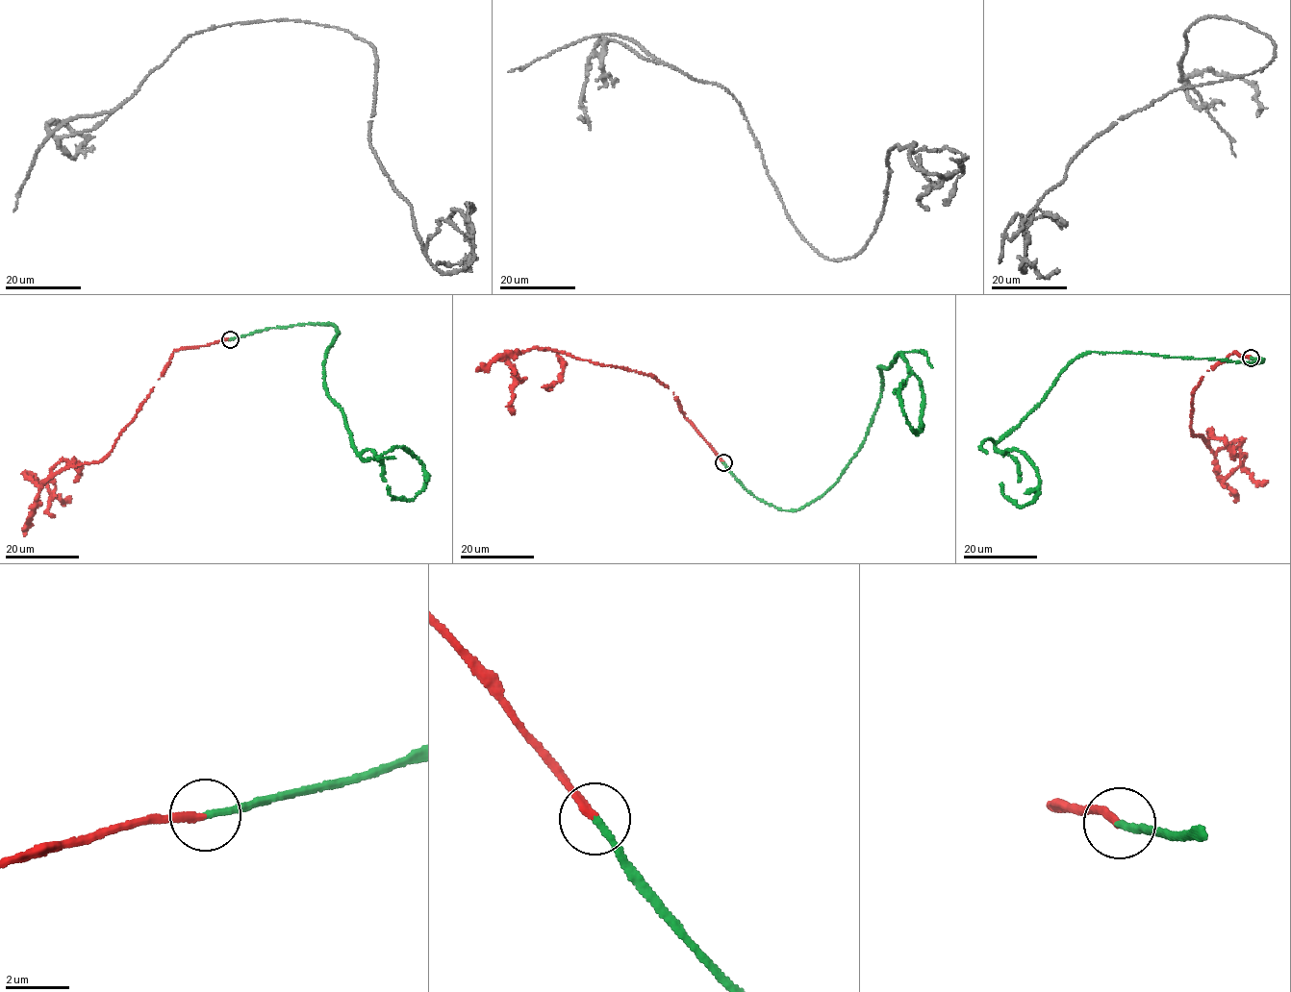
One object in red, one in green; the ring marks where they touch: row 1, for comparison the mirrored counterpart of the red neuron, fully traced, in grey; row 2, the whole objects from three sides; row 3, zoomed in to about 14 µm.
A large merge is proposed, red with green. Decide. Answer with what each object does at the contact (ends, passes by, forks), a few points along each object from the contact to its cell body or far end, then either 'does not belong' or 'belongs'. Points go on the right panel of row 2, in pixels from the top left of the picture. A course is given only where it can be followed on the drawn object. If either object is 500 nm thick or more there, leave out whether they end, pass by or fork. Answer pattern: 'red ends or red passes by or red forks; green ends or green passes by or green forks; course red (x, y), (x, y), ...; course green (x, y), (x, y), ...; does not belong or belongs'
red ends; green ends; course red (1250, 359), (1235, 351), (1194, 391), (1193, 434), (1203, 435), (1213, 452), (1240, 441), (1245, 455), (1225, 487); course green (1250, 359), (1081, 354), (995, 446), (1025, 454), (1037, 473), (1036, 497), (1016, 506), (999, 483); belongs

